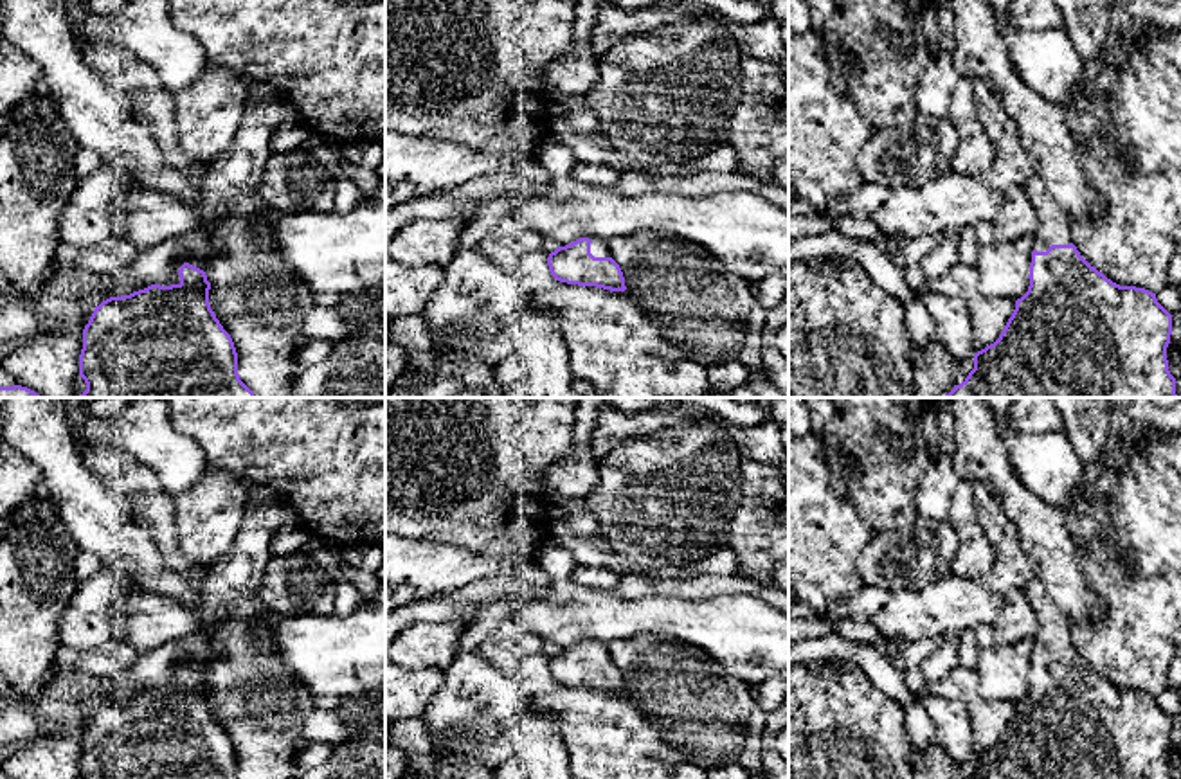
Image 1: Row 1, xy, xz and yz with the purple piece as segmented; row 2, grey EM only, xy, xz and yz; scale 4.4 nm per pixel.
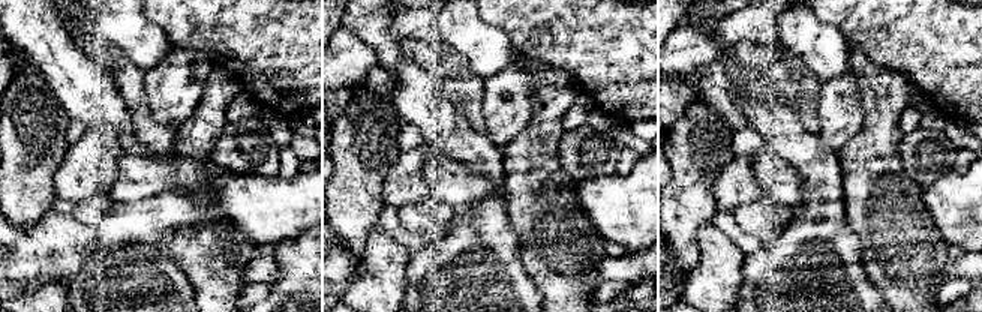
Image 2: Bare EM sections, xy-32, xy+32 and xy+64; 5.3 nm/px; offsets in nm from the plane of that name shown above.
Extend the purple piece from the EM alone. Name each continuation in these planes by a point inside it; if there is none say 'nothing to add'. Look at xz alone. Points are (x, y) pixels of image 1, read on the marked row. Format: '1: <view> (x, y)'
1: xz (598, 249)

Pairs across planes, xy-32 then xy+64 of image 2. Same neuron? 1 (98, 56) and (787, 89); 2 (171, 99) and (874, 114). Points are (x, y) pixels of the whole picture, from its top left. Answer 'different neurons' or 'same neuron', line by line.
1: same neuron
2: different neurons

